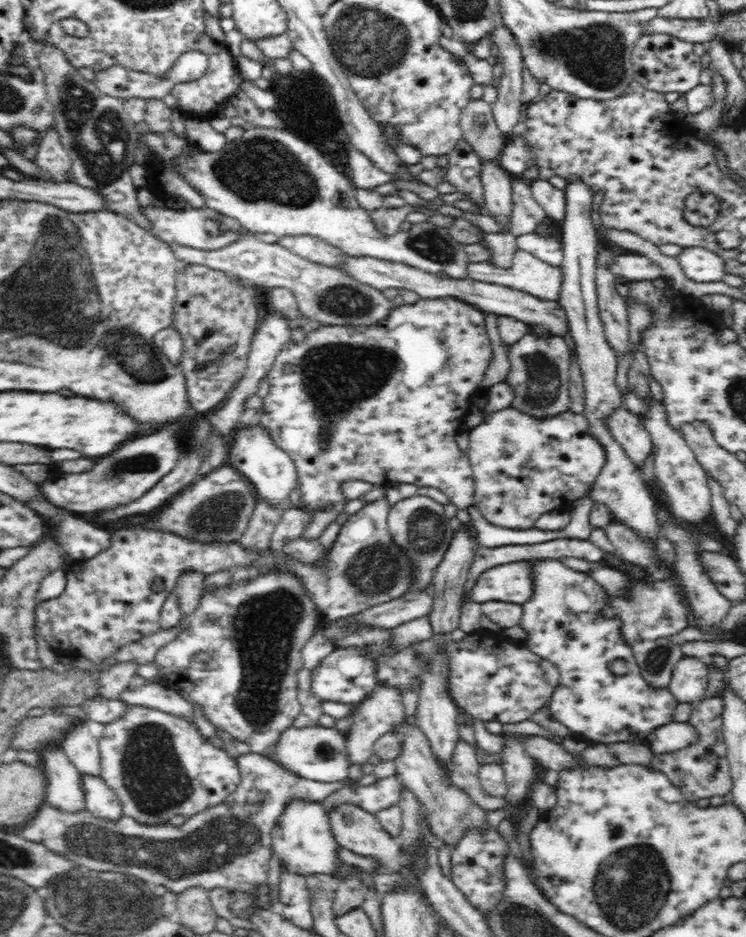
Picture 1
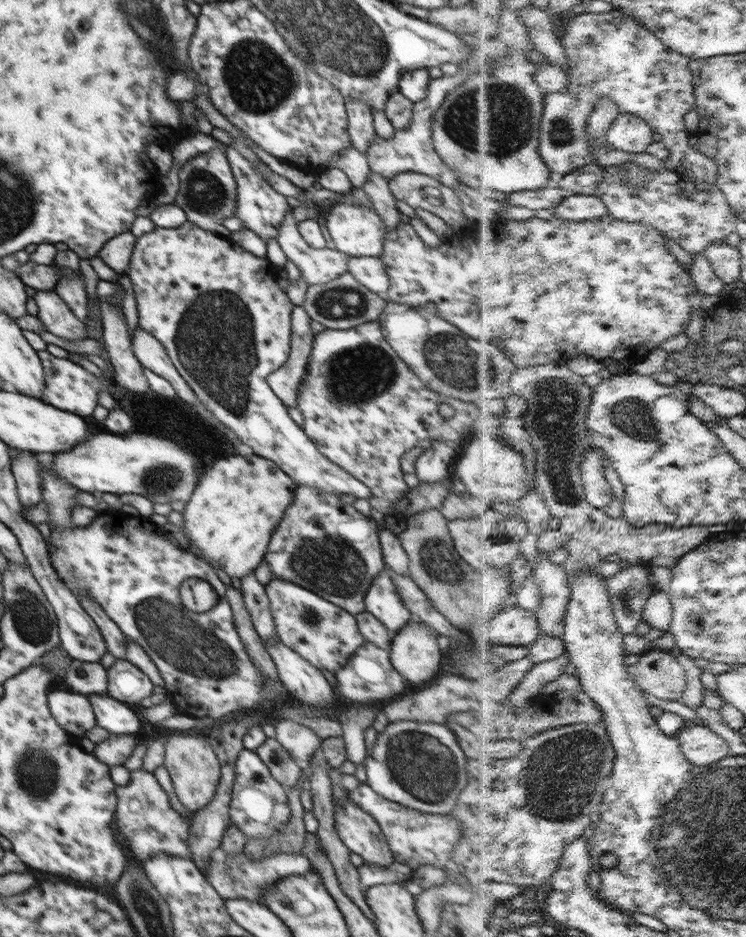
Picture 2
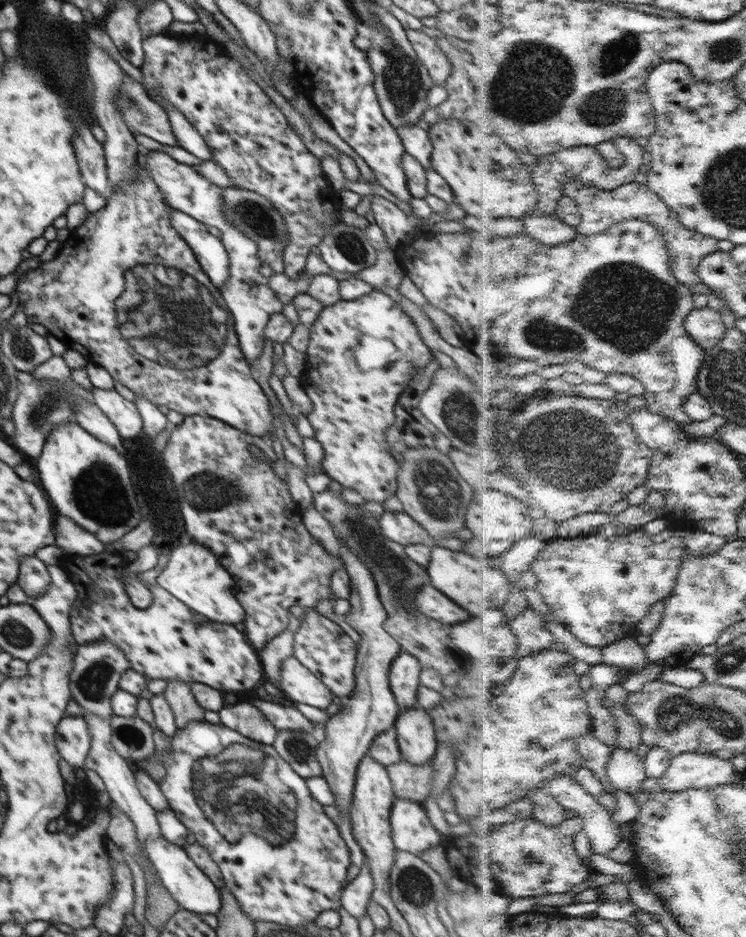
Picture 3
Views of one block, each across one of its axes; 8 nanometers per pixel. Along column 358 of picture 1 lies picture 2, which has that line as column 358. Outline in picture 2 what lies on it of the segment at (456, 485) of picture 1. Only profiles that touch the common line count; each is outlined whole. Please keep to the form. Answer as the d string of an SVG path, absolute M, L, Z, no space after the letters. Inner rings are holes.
M372 321L359 324L348 330L324 329L322 332L315 334L311 353L307 362L306 374L299 386L297 407L301 410L304 419L302 430L304 430L306 436L313 441L316 448L322 454L328 457L328 460L331 460L334 464L337 464L340 468L344 469L348 474L351 474L354 478L357 478L360 482L369 486L371 497L368 498L368 501L371 504L371 508L376 508L376 510L386 515L390 514L391 509L398 500L403 496L406 496L410 491L408 484L404 481L404 472L401 469L400 459L402 458L402 455L406 454L407 450L420 446L419 442L421 442L421 440L435 438L435 440L444 440L453 444L454 440L460 440L460 444L462 444L464 443L464 438L462 438L462 436L466 434L466 430L468 430L469 435L472 432L475 423L482 417L482 411L478 411L479 407L476 406L475 403L470 401L460 402L460 400L454 400L454 398L452 398L452 408L456 408L456 416L450 416L450 418L446 416L446 418L444 418L444 416L440 416L440 412L438 412L438 404L440 404L440 402L444 402L444 400L442 400L438 394L426 390L422 381L419 379L419 376L414 374L413 369L404 363L399 357L399 354L388 345L379 322Z

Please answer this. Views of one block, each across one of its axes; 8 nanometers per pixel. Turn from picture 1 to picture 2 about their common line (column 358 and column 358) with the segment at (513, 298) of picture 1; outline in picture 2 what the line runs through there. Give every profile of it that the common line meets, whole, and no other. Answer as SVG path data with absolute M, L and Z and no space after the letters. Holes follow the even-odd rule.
M350 257L347 263L348 272L362 286L372 292L386 294L389 289L389 278L380 257Z

